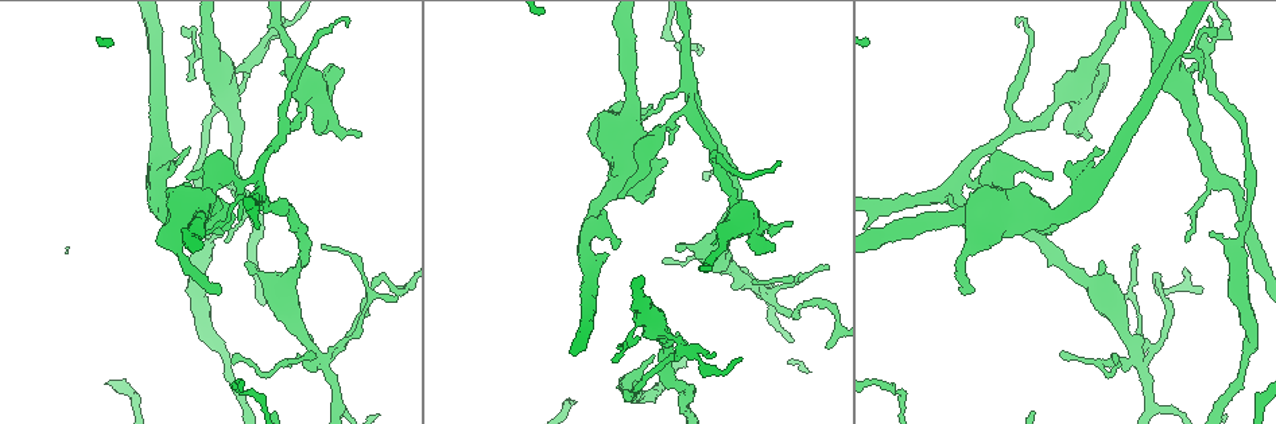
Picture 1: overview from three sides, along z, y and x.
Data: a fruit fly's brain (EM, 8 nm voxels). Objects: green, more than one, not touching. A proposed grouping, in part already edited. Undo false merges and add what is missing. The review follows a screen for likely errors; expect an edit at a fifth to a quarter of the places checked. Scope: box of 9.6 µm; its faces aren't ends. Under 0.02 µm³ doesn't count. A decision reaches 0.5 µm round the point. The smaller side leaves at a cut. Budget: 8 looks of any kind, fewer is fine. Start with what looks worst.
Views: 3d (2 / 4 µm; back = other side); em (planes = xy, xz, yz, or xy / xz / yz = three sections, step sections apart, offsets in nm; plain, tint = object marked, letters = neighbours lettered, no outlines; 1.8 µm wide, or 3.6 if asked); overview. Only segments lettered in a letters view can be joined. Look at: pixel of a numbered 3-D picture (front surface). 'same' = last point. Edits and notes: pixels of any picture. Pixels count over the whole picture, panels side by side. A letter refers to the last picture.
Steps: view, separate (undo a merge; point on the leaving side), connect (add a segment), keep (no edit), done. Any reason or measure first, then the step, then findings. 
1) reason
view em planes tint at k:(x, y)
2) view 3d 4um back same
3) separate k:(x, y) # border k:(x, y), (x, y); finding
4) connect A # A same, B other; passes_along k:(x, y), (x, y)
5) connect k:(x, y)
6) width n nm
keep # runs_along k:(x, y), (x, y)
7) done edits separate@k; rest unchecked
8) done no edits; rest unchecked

sharp bend
view em yz step 8 tint at 1:(318, 363)

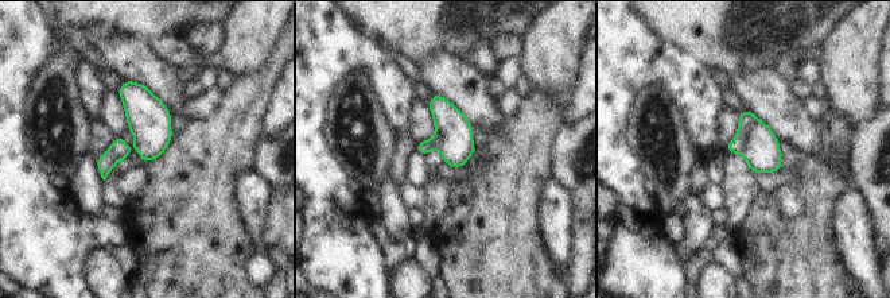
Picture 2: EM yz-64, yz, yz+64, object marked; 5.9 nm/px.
view em planes letters same

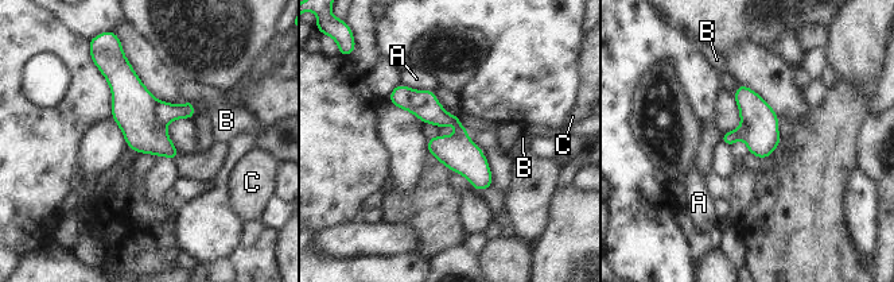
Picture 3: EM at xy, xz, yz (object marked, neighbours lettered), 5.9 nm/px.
width 220 nm
separate 3:(164, 112) # A other, B other, C other; border 3:(158, 101), (155, 122), (164, 128); a second neuron is stuck on

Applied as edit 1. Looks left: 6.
view overview

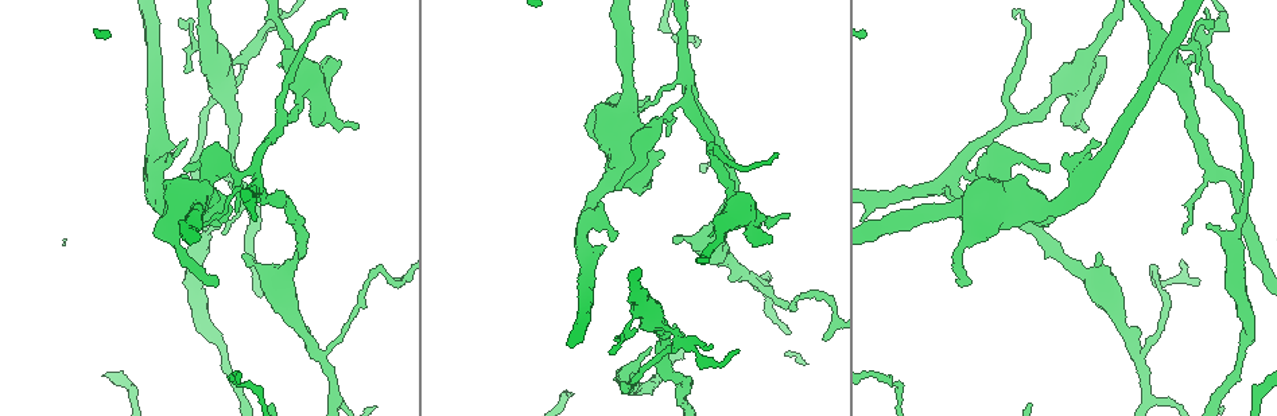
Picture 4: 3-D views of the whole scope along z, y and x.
sharp bend
view 3d 4um at 4:(246, 176)

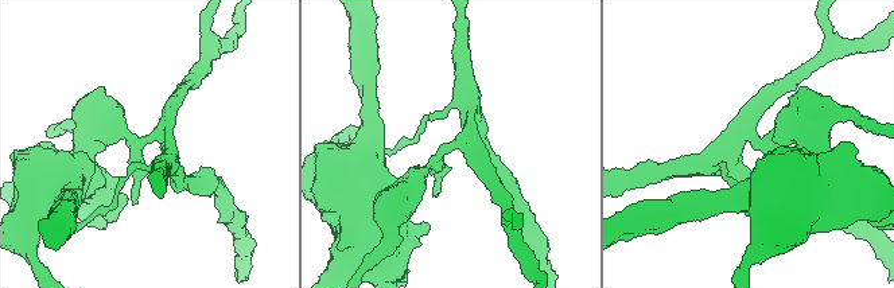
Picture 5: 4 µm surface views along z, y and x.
view em yz step 16 letters at 5:(756, 139)

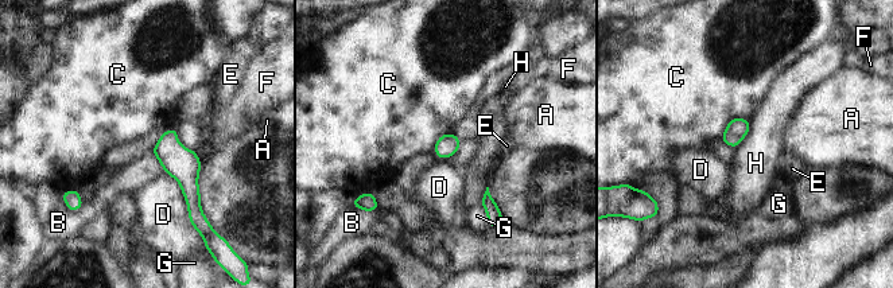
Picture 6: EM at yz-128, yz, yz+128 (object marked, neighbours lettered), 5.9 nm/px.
cut it another way
view em xz step 4 letters same

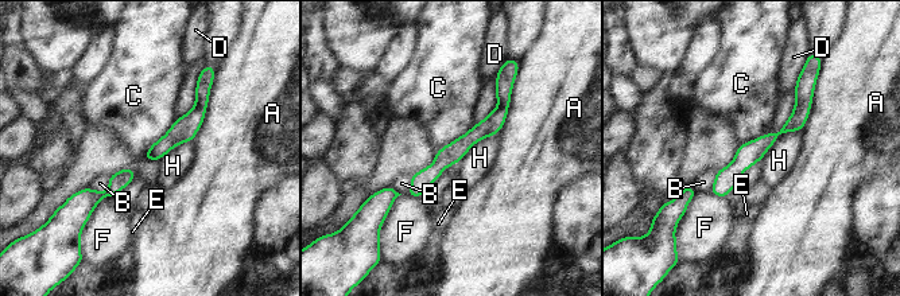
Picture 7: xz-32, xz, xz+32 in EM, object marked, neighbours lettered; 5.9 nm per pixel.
width 100 nm
separate 7:(119, 180) # A other, B other, C other, D other, E other, F other, H other; border 7:(107, 190), (109, 195); a second neuron is stuck on

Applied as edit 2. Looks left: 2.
done edits separate@3, separate@7; rest unchecked

